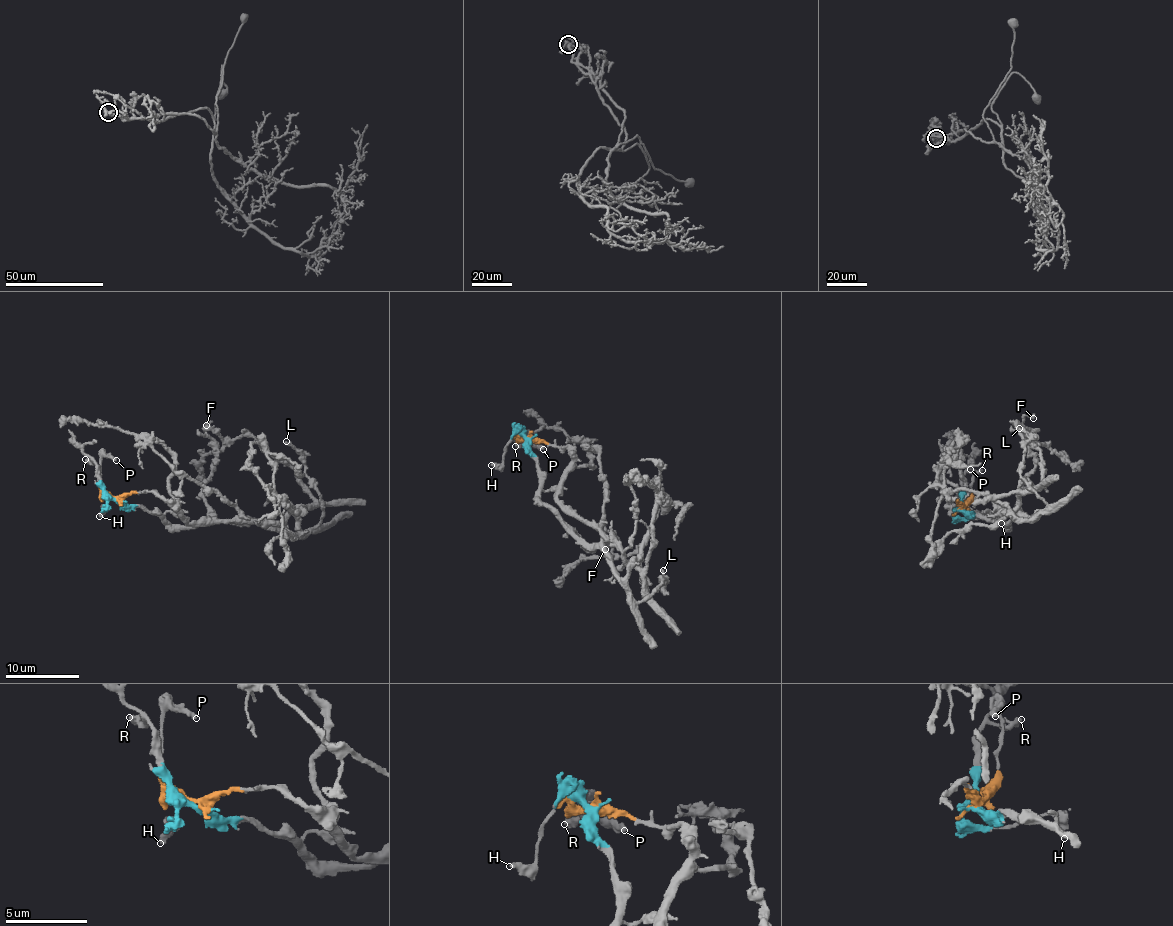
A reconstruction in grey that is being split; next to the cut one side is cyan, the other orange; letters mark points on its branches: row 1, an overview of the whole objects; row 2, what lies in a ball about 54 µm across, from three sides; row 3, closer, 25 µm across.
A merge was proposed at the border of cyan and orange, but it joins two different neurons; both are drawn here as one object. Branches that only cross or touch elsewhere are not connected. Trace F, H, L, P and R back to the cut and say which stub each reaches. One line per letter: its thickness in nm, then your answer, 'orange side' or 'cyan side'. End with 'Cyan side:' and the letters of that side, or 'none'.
F: calibre 240 nm; cyan side
H: calibre 320 nm; cyan side
L: calibre 180 nm; cyan side
P: calibre 300 nm; orange side
R: calibre 320 nm; cyan side
Cyan side: F, H, L, R

